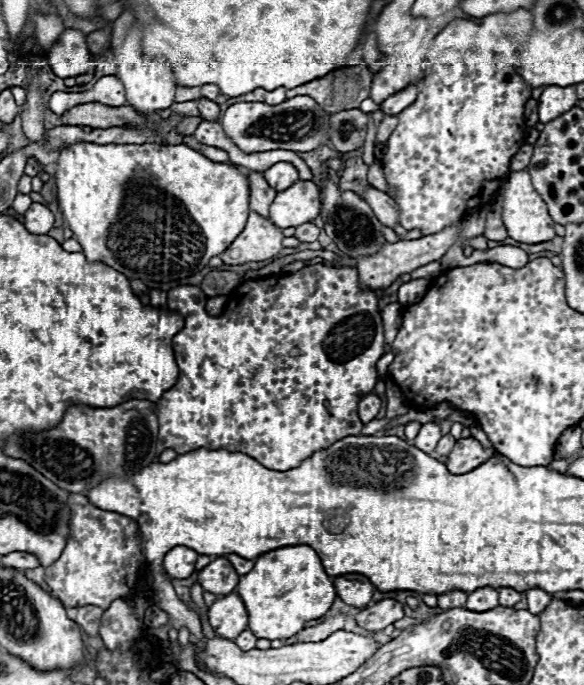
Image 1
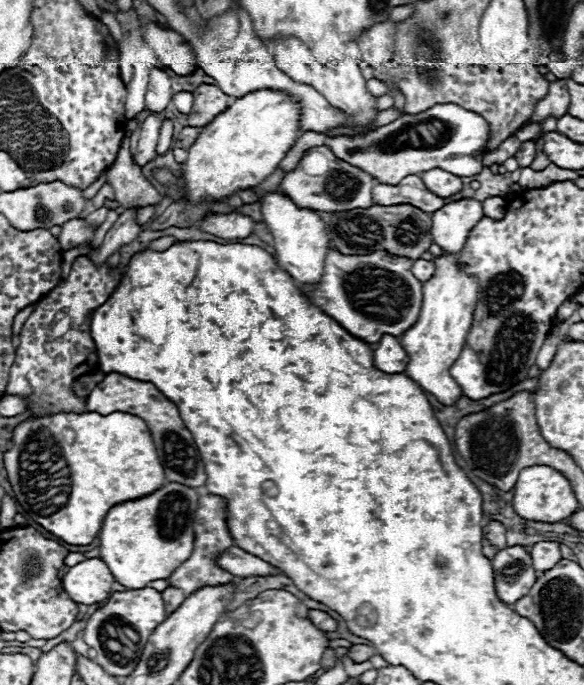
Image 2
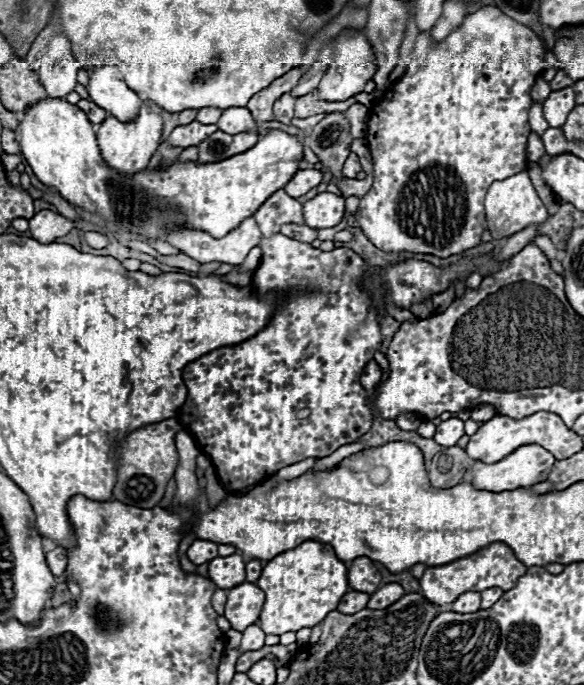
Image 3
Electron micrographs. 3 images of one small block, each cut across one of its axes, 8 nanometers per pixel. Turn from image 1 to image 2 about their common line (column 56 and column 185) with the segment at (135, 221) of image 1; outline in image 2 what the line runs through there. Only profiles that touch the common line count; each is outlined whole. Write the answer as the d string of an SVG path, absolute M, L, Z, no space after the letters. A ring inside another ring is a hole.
M258 90L238 98L230 108L220 112L204 126L200 136L188 148L188 158L180 174L186 196L192 204L204 200L224 200L238 190L248 190L272 174L286 152L294 146L300 108L286 92Z

